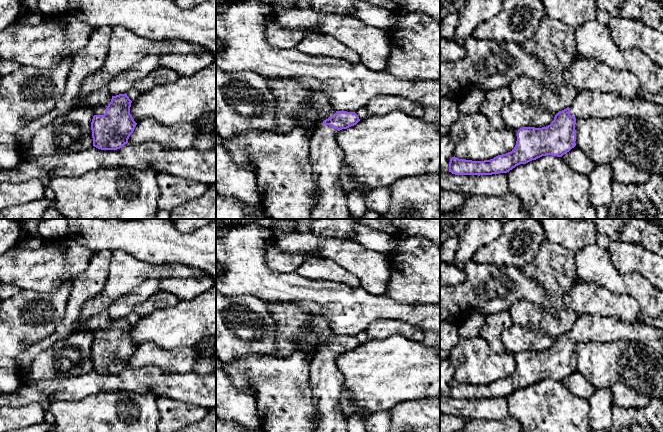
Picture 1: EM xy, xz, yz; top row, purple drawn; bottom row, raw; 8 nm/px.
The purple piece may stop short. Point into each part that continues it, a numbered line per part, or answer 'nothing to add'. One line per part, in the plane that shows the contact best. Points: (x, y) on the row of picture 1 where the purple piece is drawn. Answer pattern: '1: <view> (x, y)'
1: xy (99, 110)

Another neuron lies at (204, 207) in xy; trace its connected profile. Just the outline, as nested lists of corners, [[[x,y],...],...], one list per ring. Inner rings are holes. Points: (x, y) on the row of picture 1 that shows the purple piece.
[[[216,184],[208,186],[201,197],[174,208],[171,219],[216,219]]]

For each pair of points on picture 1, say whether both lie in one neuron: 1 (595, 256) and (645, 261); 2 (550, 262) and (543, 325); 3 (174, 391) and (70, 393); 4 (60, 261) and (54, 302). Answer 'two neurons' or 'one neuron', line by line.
1: two neurons
2: one neuron
3: one neuron
4: two neurons

